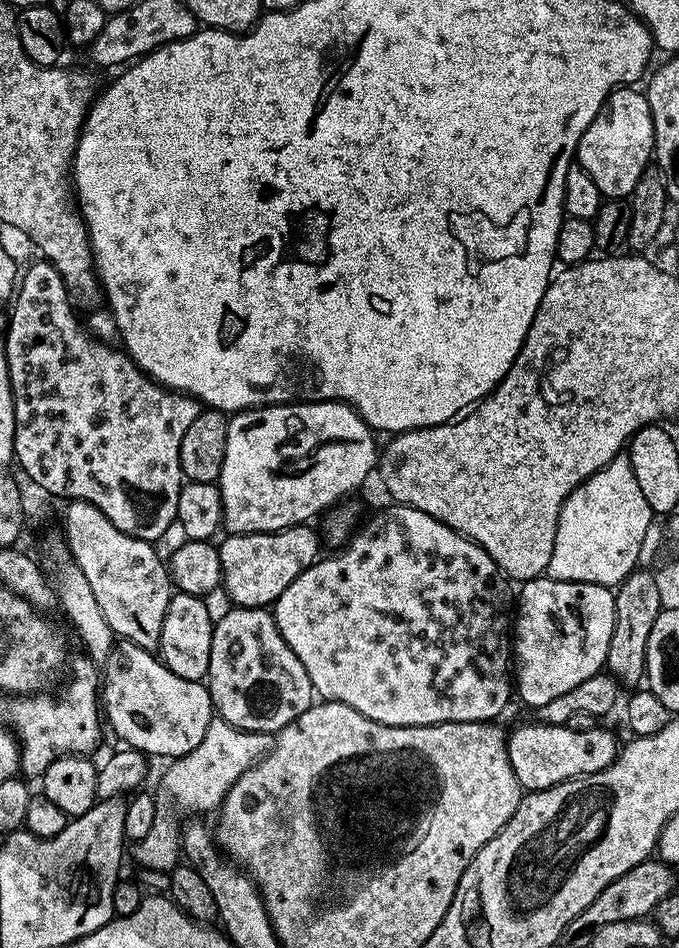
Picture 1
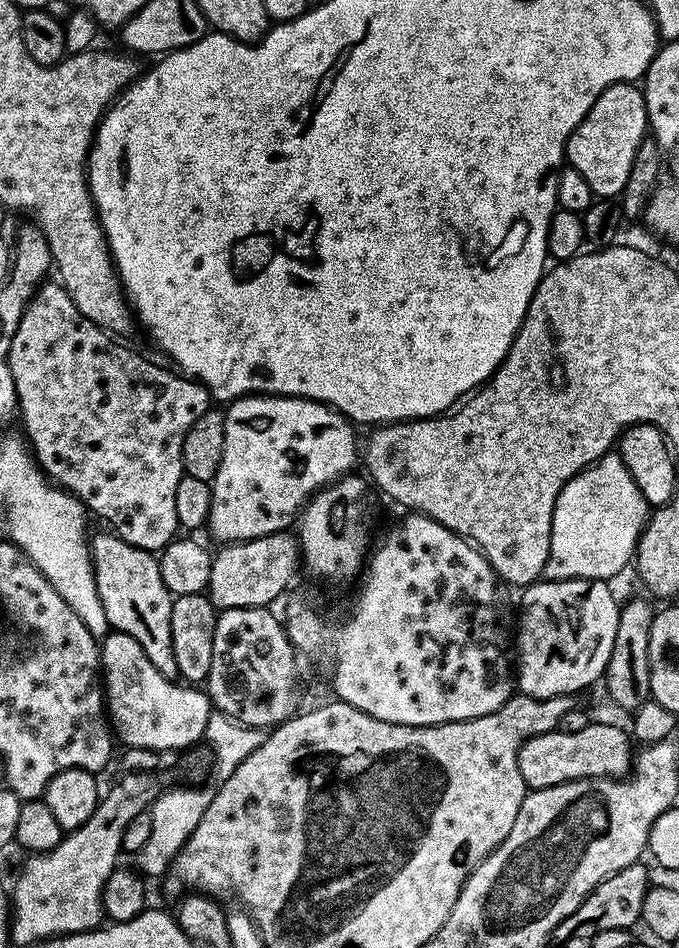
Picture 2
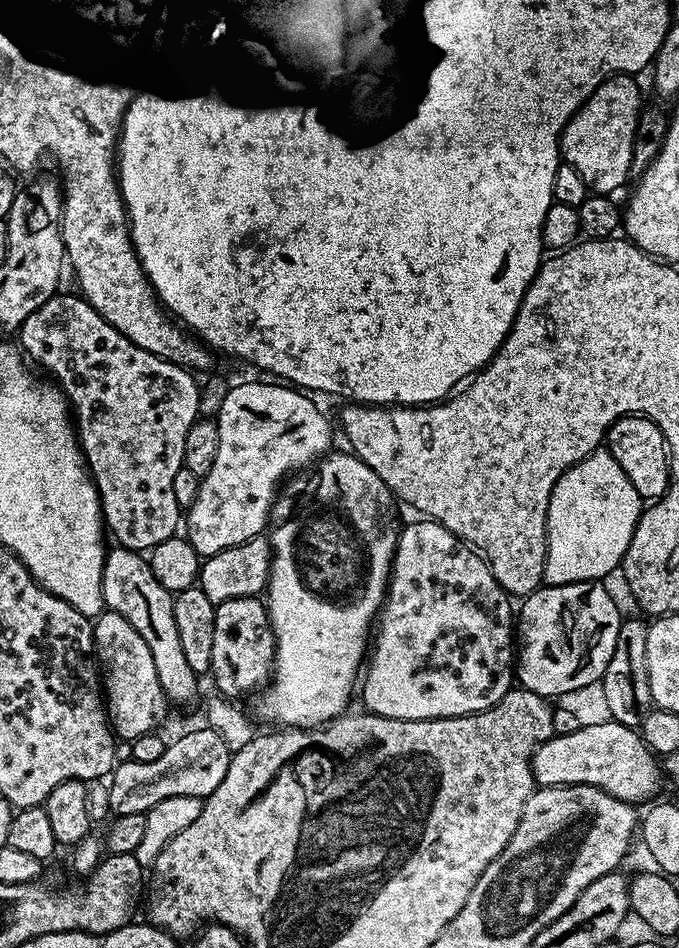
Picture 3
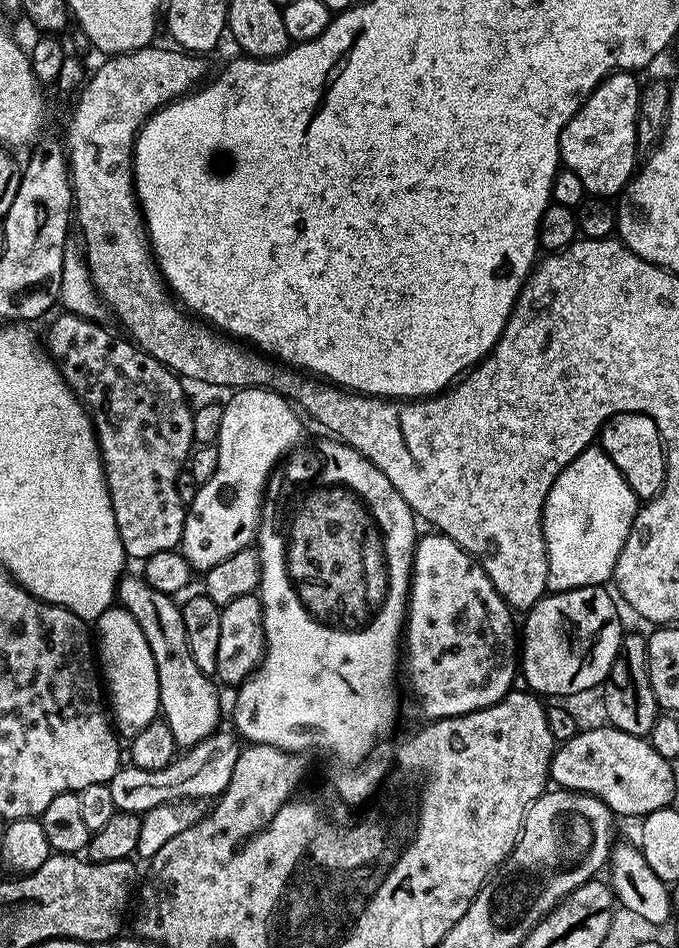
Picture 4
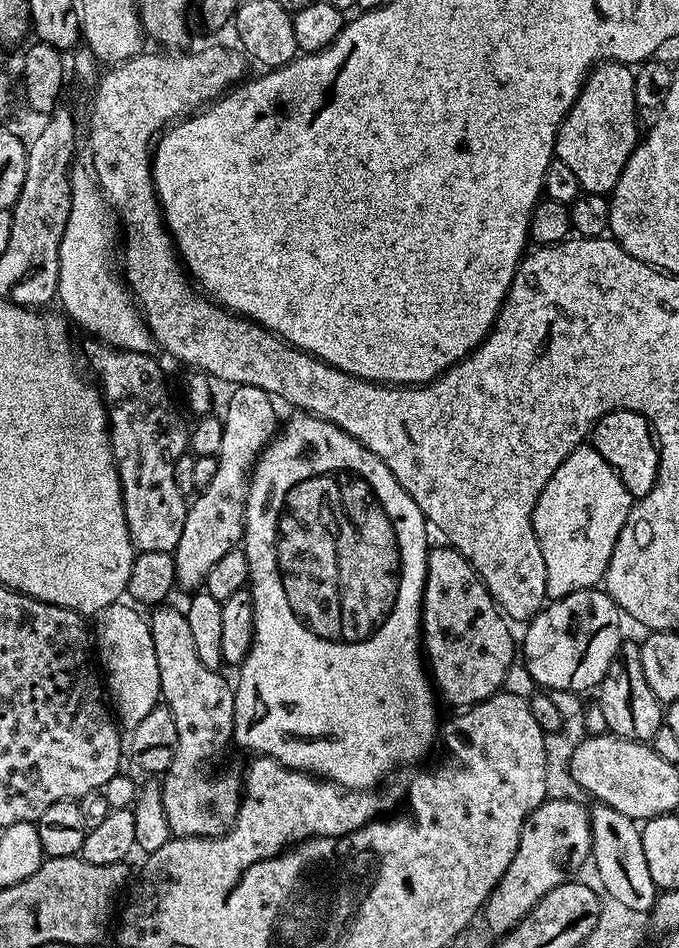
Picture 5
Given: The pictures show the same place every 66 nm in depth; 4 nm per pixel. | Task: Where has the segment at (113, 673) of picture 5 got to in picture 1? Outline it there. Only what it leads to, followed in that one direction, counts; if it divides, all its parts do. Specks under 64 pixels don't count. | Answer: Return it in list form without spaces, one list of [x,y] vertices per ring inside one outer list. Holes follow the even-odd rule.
[[[127,642],[117,643],[102,667],[102,712],[120,742],[149,758],[190,754],[214,715],[207,683],[178,678],[153,653]]]

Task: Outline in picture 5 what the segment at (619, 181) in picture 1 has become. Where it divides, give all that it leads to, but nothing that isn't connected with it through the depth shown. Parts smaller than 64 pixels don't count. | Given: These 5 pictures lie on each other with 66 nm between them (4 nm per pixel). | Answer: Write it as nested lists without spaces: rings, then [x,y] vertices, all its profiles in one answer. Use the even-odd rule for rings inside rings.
[[[605,62],[597,64],[588,74],[574,106],[566,114],[566,118],[560,124],[556,135],[555,159],[566,162],[570,171],[578,178],[581,189],[593,192],[599,196],[611,194],[630,154],[636,149],[638,132],[636,136],[636,103],[634,102],[634,72],[629,65]]]

